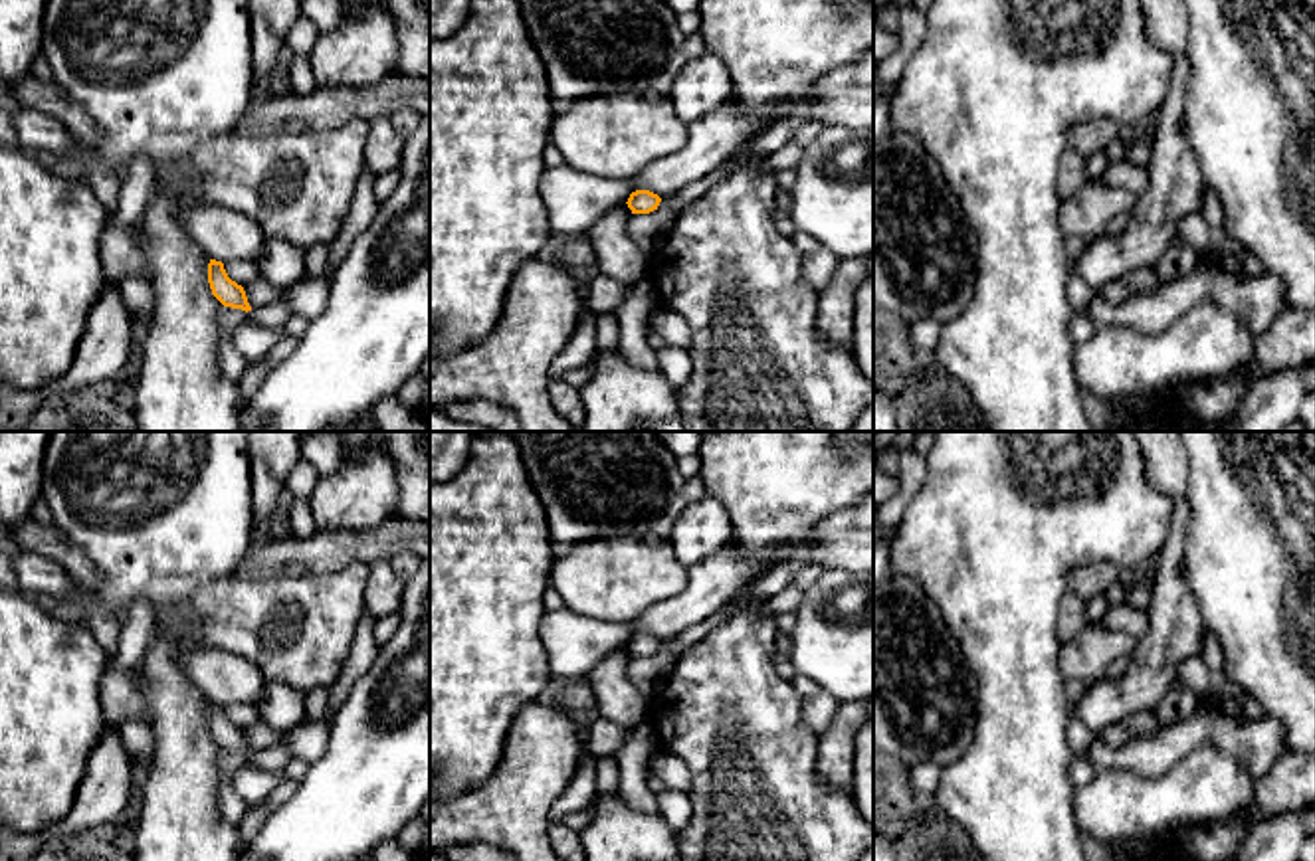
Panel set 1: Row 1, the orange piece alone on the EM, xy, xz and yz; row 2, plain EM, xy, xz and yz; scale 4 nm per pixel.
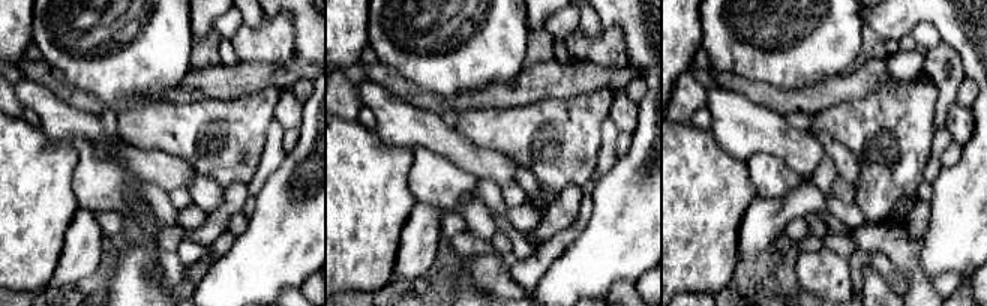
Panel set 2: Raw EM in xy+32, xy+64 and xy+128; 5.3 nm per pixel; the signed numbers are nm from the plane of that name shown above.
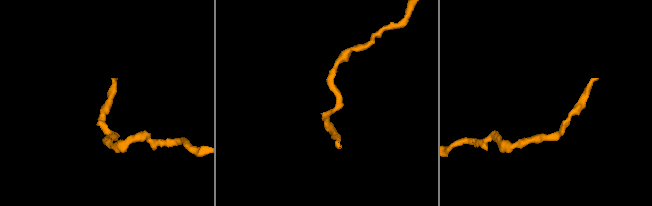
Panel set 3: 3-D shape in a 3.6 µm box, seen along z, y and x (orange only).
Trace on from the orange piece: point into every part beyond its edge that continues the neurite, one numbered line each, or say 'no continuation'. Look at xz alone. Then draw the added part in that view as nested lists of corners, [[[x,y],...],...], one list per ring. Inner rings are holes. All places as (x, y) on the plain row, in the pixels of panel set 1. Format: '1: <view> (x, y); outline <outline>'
no continuation

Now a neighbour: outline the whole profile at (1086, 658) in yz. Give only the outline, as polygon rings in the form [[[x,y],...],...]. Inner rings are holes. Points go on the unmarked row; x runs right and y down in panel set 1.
[[[1089,622],[1075,637],[1062,645],[1062,673],[1065,681],[1095,683],[1119,657],[1131,657],[1139,639]]]

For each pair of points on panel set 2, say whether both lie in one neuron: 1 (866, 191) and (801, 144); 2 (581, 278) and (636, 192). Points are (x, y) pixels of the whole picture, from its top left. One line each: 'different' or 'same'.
1: different
2: same

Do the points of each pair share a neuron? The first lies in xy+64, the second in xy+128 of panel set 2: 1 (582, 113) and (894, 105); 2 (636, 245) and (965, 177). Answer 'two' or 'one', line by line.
1: one
2: one

